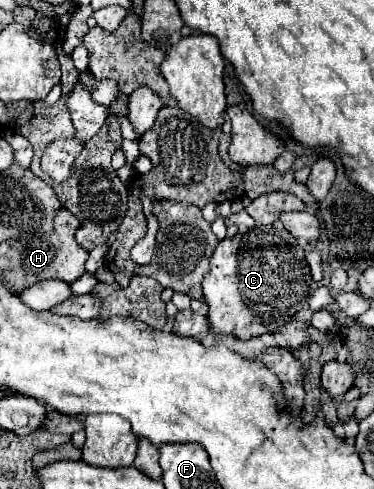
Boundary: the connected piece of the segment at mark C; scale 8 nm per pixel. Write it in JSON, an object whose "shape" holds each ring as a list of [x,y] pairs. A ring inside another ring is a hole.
{"shape":[[[279,224],[255,226],[245,234],[225,238],[217,244],[209,272],[203,276],[203,294],[209,304],[209,324],[217,334],[233,334],[241,340],[251,340],[261,334],[273,334],[285,326],[311,296],[311,270],[297,240]]]}

